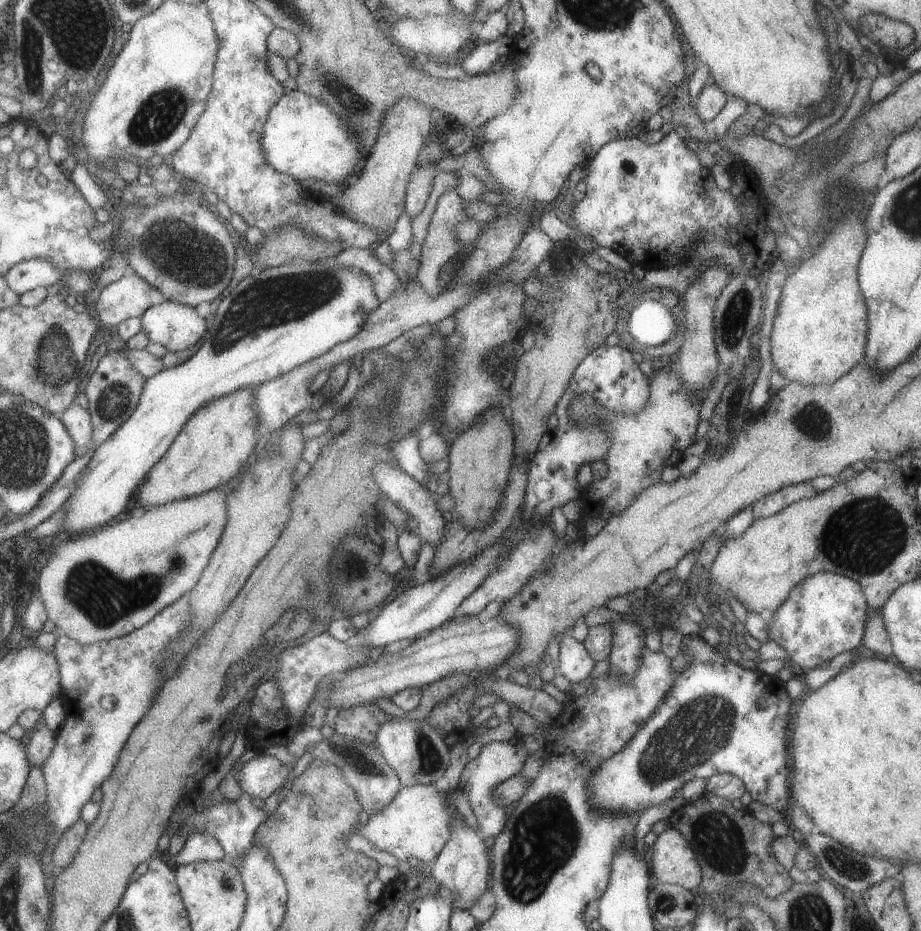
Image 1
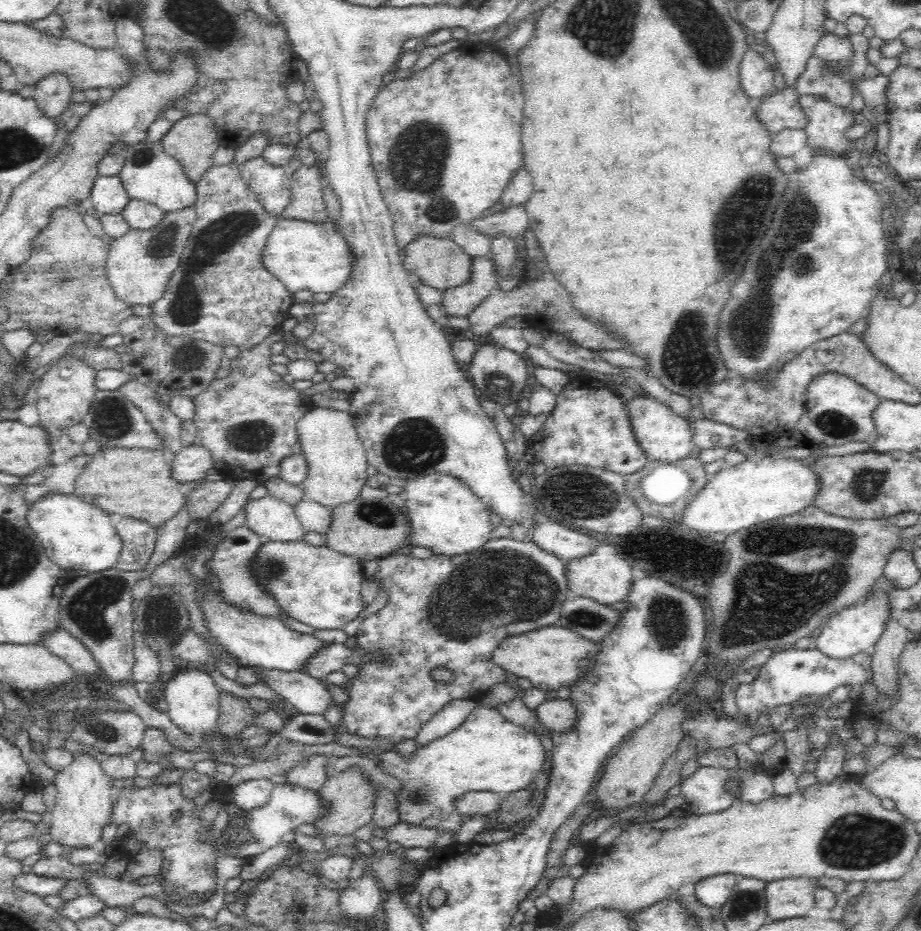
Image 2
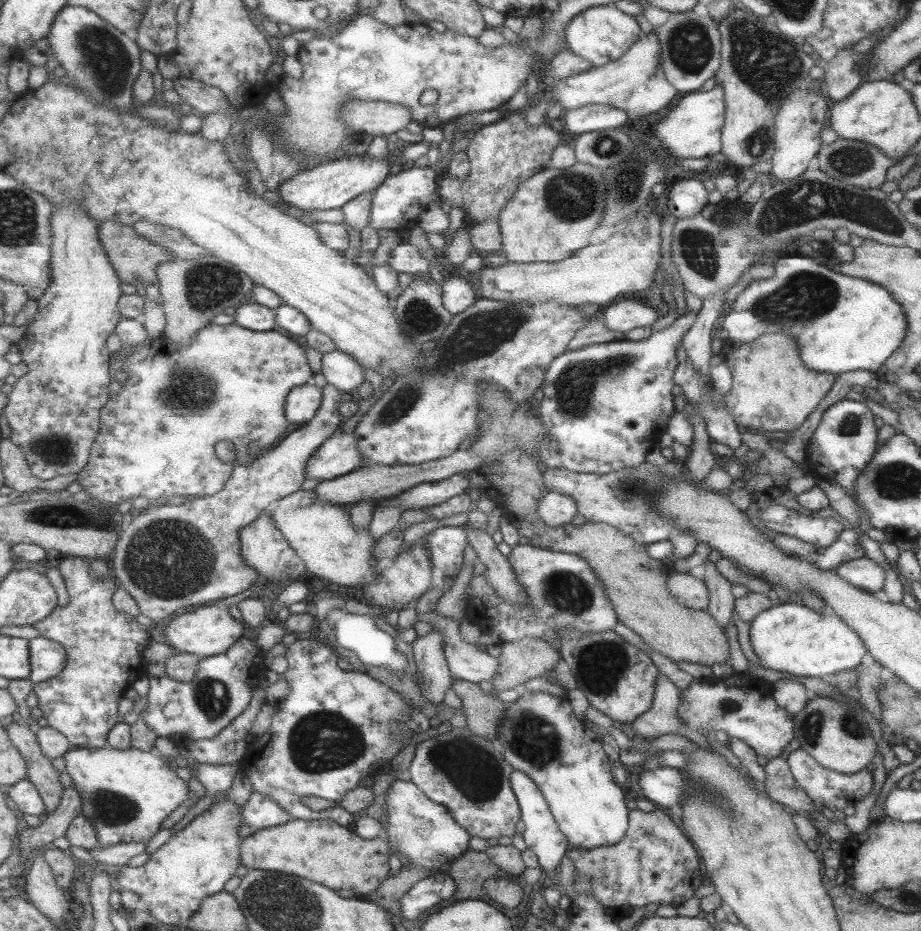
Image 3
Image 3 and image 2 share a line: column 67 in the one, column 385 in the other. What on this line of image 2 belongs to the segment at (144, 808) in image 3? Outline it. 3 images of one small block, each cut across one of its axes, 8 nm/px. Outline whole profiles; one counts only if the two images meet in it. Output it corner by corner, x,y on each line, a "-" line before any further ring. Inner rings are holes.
478,701
478,704
466,717
466,720
456,728
456,730
453,730
450,734
445,734
444,736
437,738
434,742
430,741
430,744
427,744
425,747
416,749
409,759
405,760
400,753
390,751
378,754
376,763
382,771
386,772
388,775
397,777
401,781
401,790
394,793
397,795
398,811
400,811
400,820
402,822
420,825
424,828
449,828
449,830
457,832
463,824
465,817
461,816
454,807
454,798
456,798
456,796
460,796
460,794
470,791
490,791
502,797
507,793
516,792
516,790
524,790
533,783
534,779
541,778
544,772
548,772
548,764
550,763
550,760
547,756
547,752
544,750
544,746
542,746
542,742
540,742
534,733
528,732
524,727
506,720
505,716
497,709
497,707
486,706

